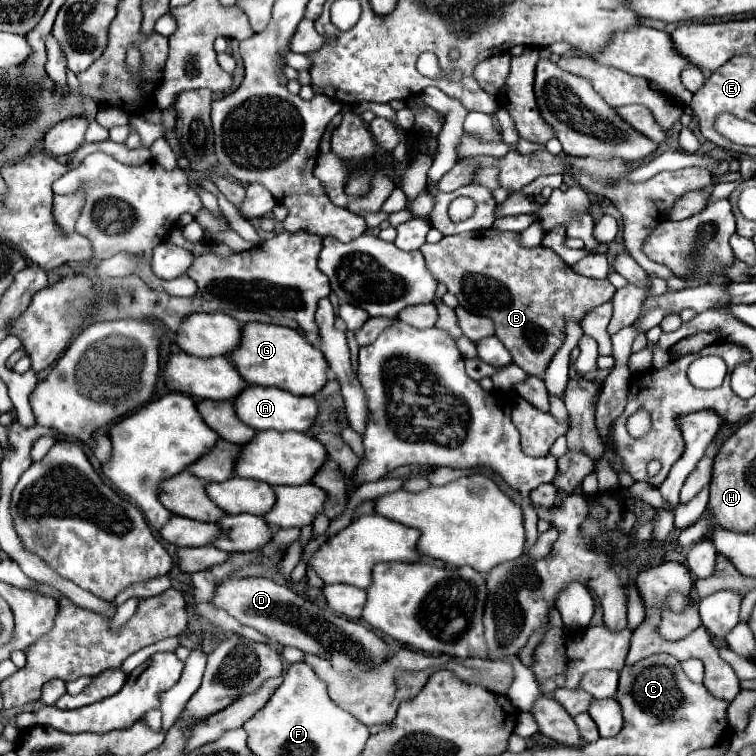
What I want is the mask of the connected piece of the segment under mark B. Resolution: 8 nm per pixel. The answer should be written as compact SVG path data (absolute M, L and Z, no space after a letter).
M498 229L468 231L468 233L444 237L436 245L424 243L420 251L426 259L428 269L436 275L436 279L444 283L448 291L458 297L464 309L490 317L496 327L496 337L510 351L512 361L520 369L524 369L528 375L538 377L538 379L544 377L548 363L552 361L554 353L564 343L566 321L572 319L580 323L588 311L610 301L616 291L608 279L590 279L590 277L574 273L570 265L562 263L562 259L554 255L554 251L542 245L522 247L516 231L498 231Z

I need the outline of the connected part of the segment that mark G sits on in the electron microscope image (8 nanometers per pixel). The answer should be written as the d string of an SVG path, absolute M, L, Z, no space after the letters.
M248 323L244 327L240 347L230 353L230 361L250 385L278 387L294 395L316 395L328 383L328 361L324 359L322 351L308 343L308 339L296 329L282 325Z

